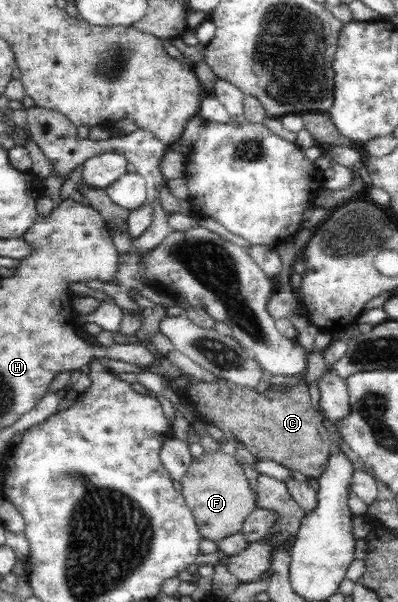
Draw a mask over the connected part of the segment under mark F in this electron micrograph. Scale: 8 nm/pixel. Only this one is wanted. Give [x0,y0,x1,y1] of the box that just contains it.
[179,451,256,550]

